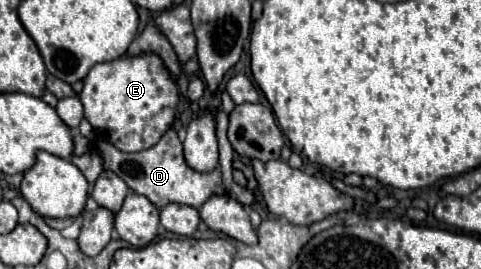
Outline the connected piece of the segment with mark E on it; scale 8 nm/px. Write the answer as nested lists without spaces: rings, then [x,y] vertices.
[[[141,52],[137,56],[121,56],[95,64],[83,80],[79,100],[97,136],[121,152],[139,152],[155,146],[175,122],[179,90],[163,60],[153,52]]]

